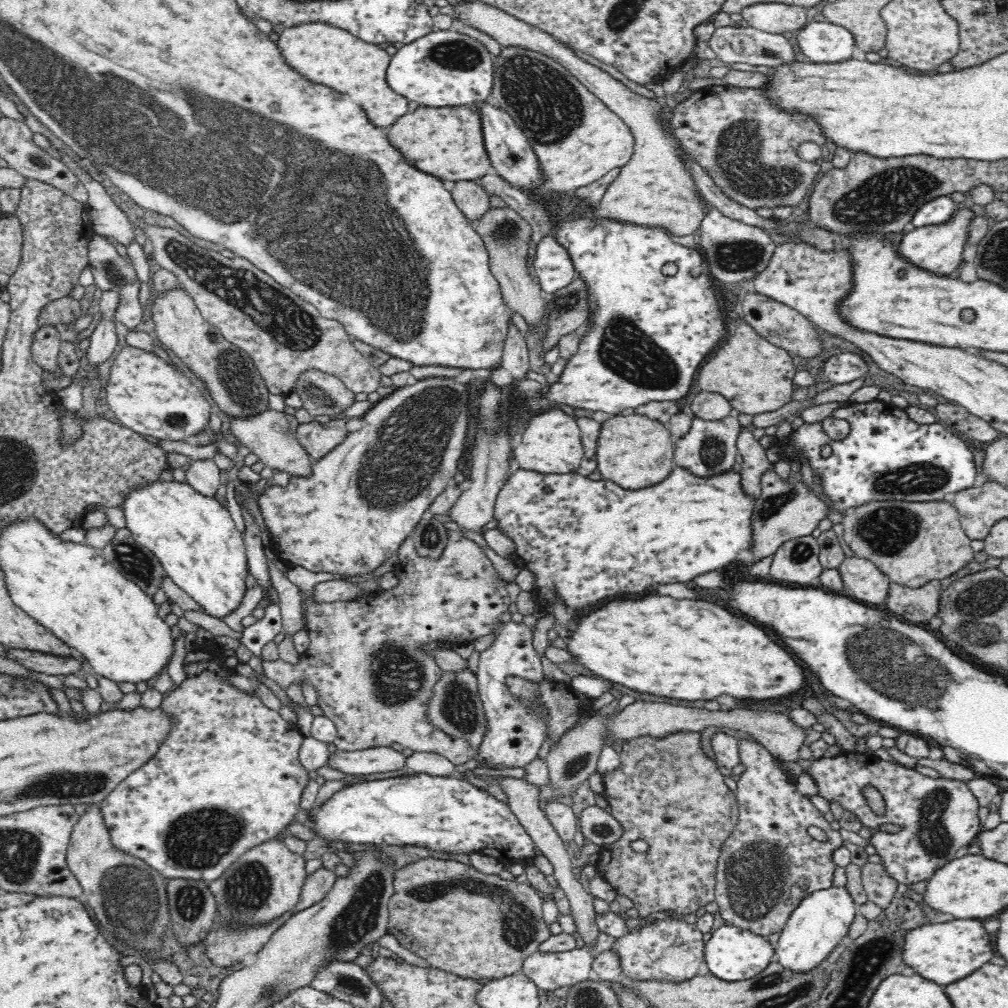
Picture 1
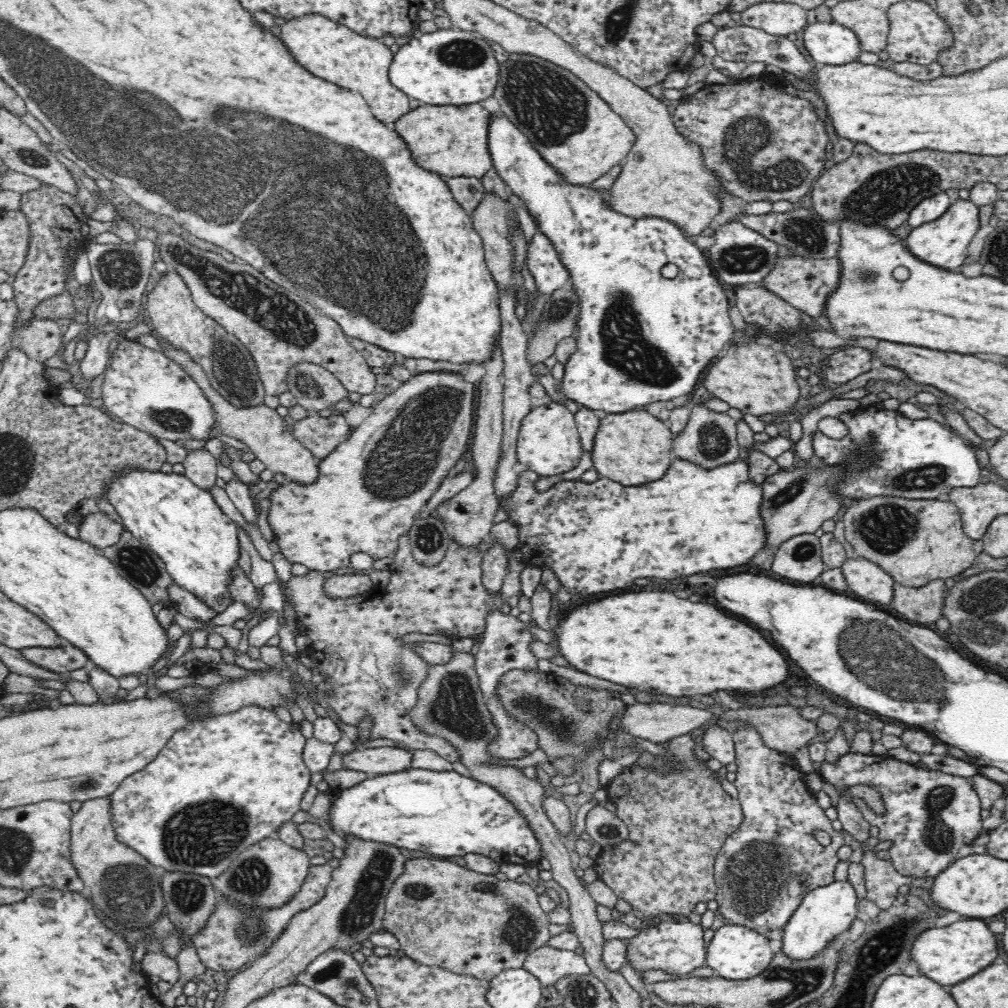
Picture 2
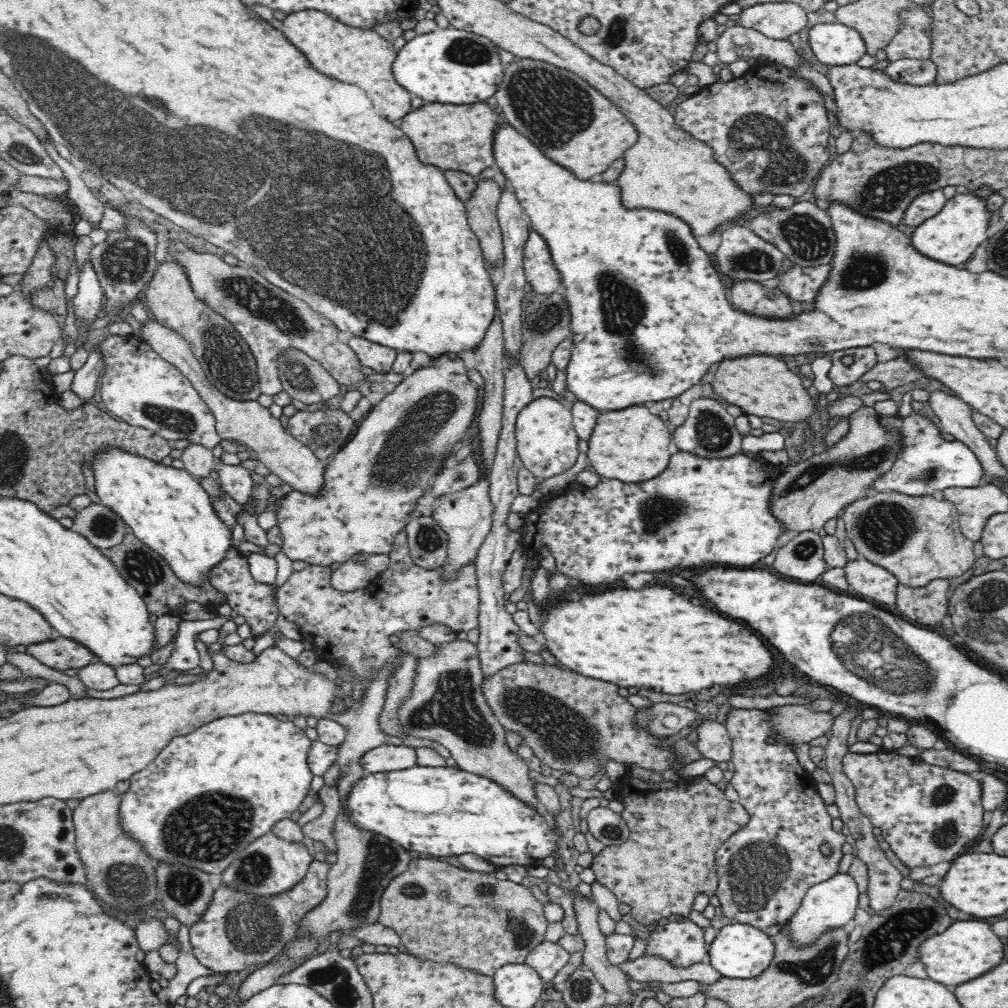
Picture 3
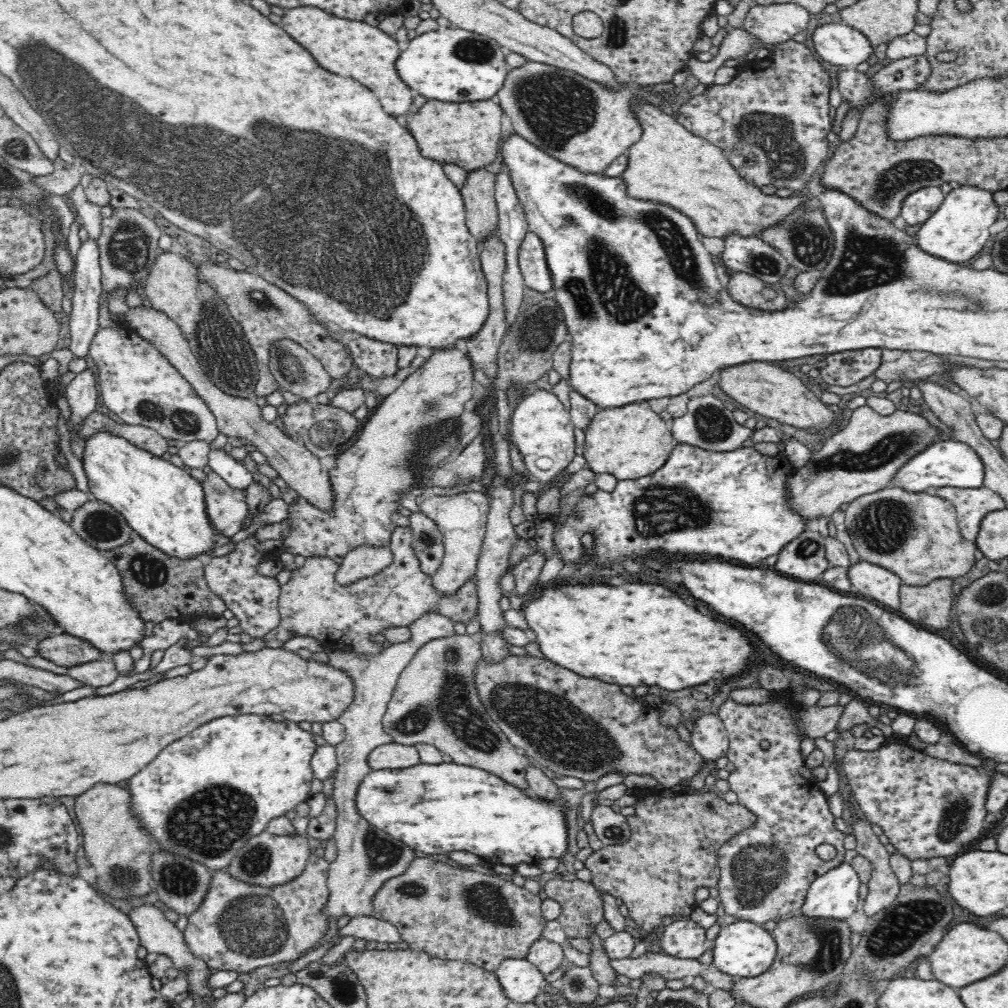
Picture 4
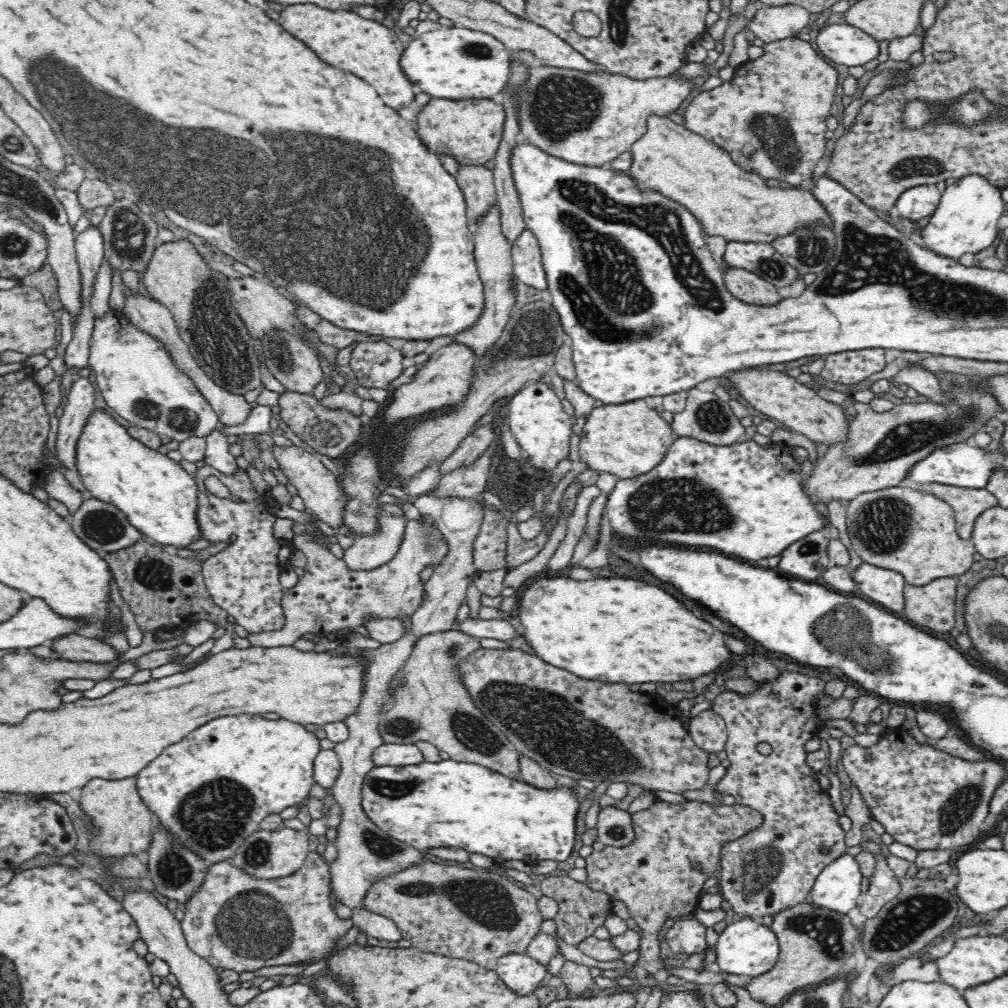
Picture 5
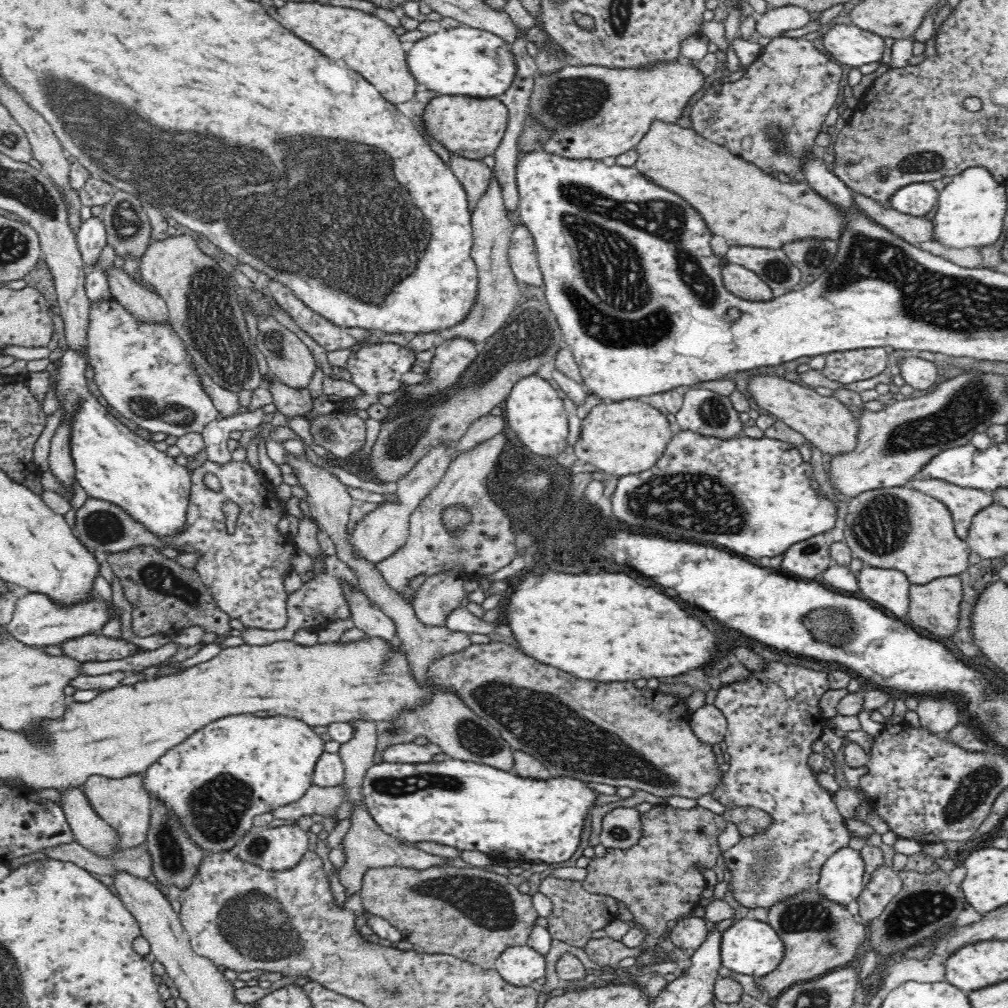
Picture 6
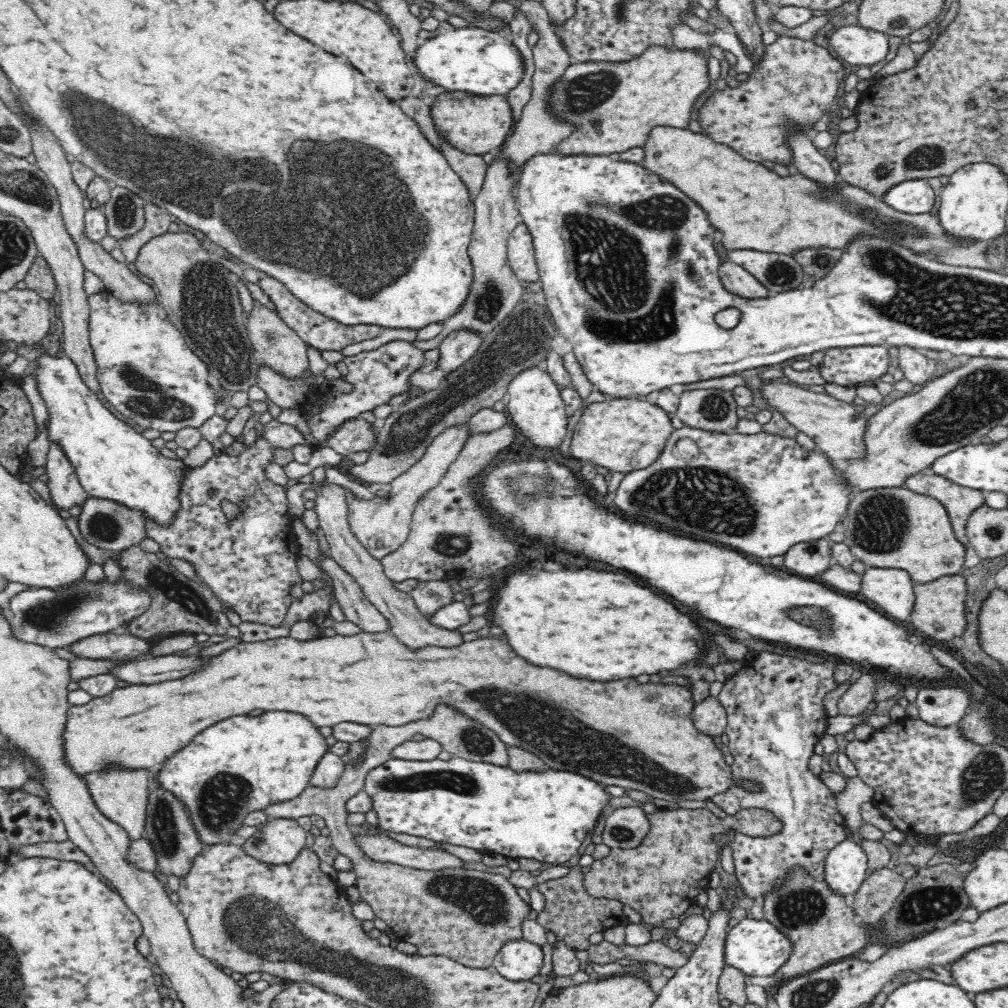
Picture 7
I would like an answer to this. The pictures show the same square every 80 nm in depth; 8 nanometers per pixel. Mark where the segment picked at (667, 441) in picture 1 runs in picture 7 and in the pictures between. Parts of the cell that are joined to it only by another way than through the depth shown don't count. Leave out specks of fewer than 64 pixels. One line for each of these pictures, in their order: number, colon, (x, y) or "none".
2: (633, 447)
3: (629, 445)
4: (630, 441)
5: (629, 439)
6: (624, 437)
7: (623, 434)

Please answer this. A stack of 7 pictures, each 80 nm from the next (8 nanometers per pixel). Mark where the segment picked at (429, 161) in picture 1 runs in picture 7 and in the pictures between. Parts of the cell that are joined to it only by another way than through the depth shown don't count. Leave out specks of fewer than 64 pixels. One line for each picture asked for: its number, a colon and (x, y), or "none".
2: (452, 141)
3: (461, 137)
4: (468, 134)
5: (470, 131)
6: (473, 128)
7: (474, 124)

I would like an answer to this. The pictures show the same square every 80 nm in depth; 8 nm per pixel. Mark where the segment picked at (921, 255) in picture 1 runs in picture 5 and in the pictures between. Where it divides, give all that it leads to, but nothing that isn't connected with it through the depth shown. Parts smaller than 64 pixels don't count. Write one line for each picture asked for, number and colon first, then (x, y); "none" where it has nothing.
2: (944, 243)
3: (958, 232)
4: (960, 229)
5: (966, 219)

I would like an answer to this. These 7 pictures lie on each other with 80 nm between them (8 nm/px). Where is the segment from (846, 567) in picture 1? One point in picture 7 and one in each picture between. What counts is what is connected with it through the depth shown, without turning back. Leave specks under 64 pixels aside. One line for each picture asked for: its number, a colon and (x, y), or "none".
2: (865, 579)
3: (866, 579)
4: (871, 581)
5: (883, 586)
6: (888, 588)
7: (893, 590)

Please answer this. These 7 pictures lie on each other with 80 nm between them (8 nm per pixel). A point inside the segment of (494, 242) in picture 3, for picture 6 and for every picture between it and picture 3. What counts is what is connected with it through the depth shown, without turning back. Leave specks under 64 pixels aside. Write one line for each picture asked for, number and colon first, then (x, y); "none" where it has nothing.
4: (478, 191)
5: (476, 181)
6: (475, 176)

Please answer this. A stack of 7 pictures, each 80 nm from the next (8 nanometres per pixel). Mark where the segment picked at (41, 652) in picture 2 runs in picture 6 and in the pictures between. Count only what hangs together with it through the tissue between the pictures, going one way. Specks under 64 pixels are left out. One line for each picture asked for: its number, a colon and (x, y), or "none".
3: (60, 653)
4: (64, 650)
5: (75, 648)
6: (91, 648)

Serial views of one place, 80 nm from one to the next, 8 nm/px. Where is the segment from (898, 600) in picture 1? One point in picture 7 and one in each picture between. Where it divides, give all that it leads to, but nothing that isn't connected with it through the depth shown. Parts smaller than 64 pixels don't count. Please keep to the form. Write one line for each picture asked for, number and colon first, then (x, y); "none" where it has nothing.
2: (925, 604)
3: (929, 605)
4: (932, 605)
5: (933, 605)
6: (935, 606)
7: (939, 611)

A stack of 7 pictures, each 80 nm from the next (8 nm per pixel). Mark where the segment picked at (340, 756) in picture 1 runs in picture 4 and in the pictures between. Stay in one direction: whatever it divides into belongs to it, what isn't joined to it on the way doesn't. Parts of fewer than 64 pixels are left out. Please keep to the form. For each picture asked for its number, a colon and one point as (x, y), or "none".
2: (379, 760)
3: (385, 758)
4: (392, 756)

